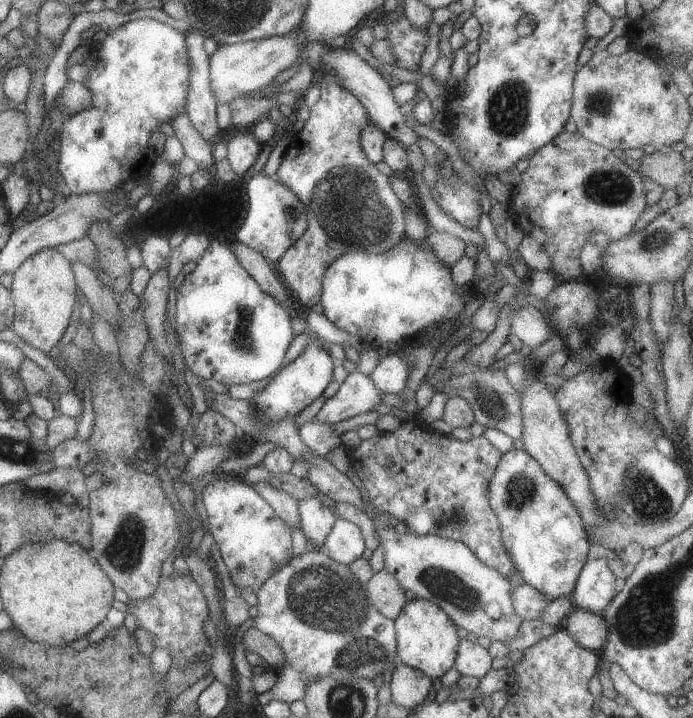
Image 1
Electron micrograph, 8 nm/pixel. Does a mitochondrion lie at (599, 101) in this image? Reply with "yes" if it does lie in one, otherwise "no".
yes

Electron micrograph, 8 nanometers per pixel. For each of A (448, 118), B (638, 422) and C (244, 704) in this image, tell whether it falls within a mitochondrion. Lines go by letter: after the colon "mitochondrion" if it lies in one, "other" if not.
A: other
B: other
C: other

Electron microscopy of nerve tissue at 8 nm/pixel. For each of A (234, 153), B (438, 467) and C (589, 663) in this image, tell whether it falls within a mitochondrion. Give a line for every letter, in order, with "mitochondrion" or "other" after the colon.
A: other
B: other
C: other

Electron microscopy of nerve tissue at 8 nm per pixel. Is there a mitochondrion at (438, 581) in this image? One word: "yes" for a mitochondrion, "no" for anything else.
yes

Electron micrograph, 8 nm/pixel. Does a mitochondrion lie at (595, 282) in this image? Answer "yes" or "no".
no

